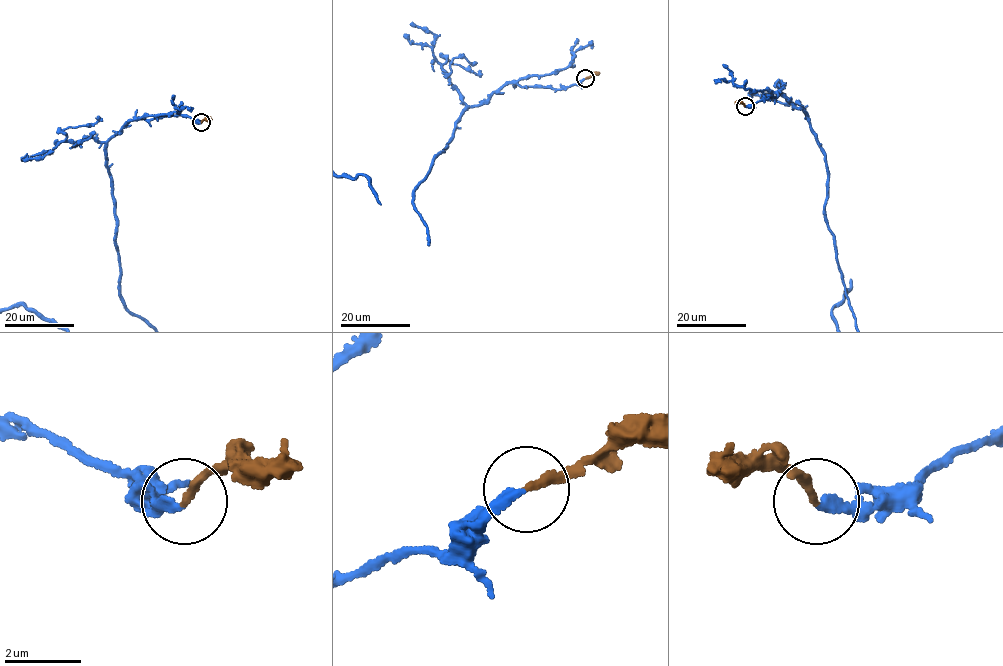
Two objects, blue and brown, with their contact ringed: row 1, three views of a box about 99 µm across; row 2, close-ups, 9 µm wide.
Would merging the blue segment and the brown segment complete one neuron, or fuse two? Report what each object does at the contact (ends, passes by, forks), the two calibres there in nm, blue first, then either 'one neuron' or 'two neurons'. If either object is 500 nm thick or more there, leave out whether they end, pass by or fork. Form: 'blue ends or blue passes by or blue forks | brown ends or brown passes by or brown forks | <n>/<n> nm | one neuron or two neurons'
blue ends | brown ends | 200/200 nm | one neuron

